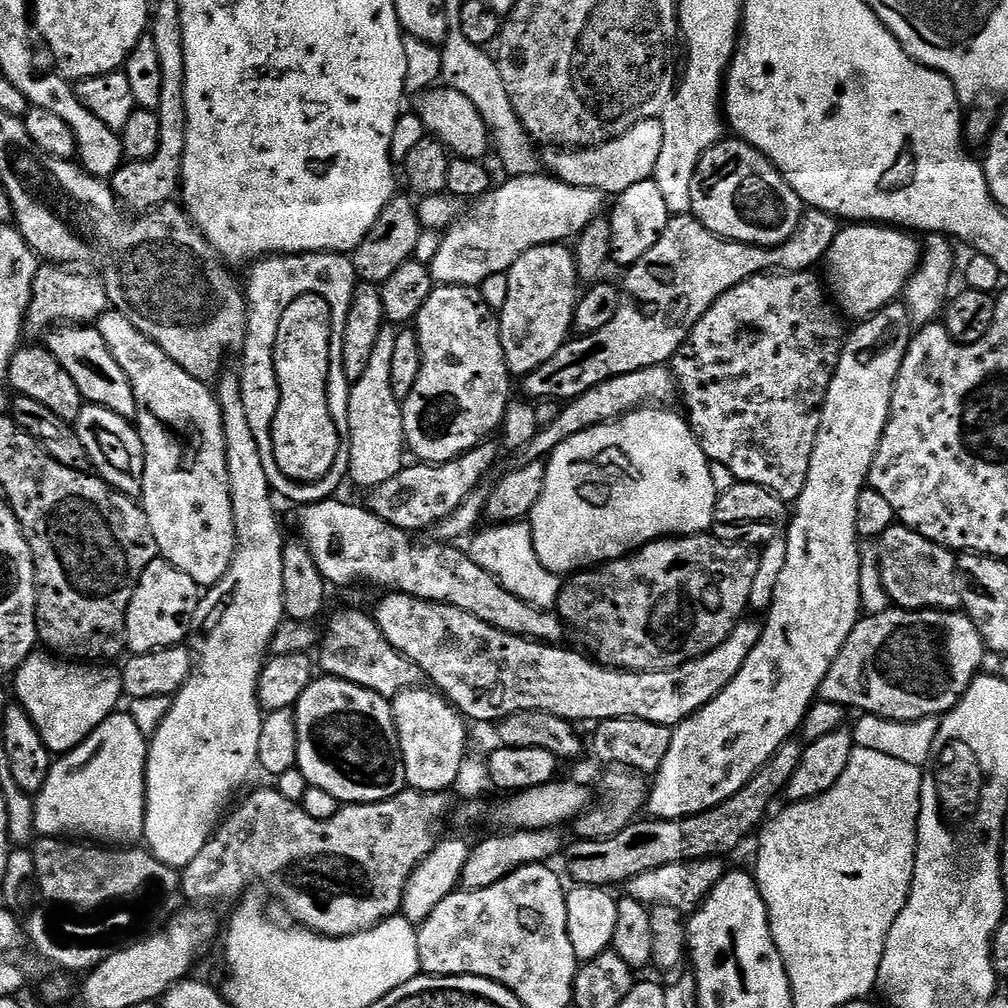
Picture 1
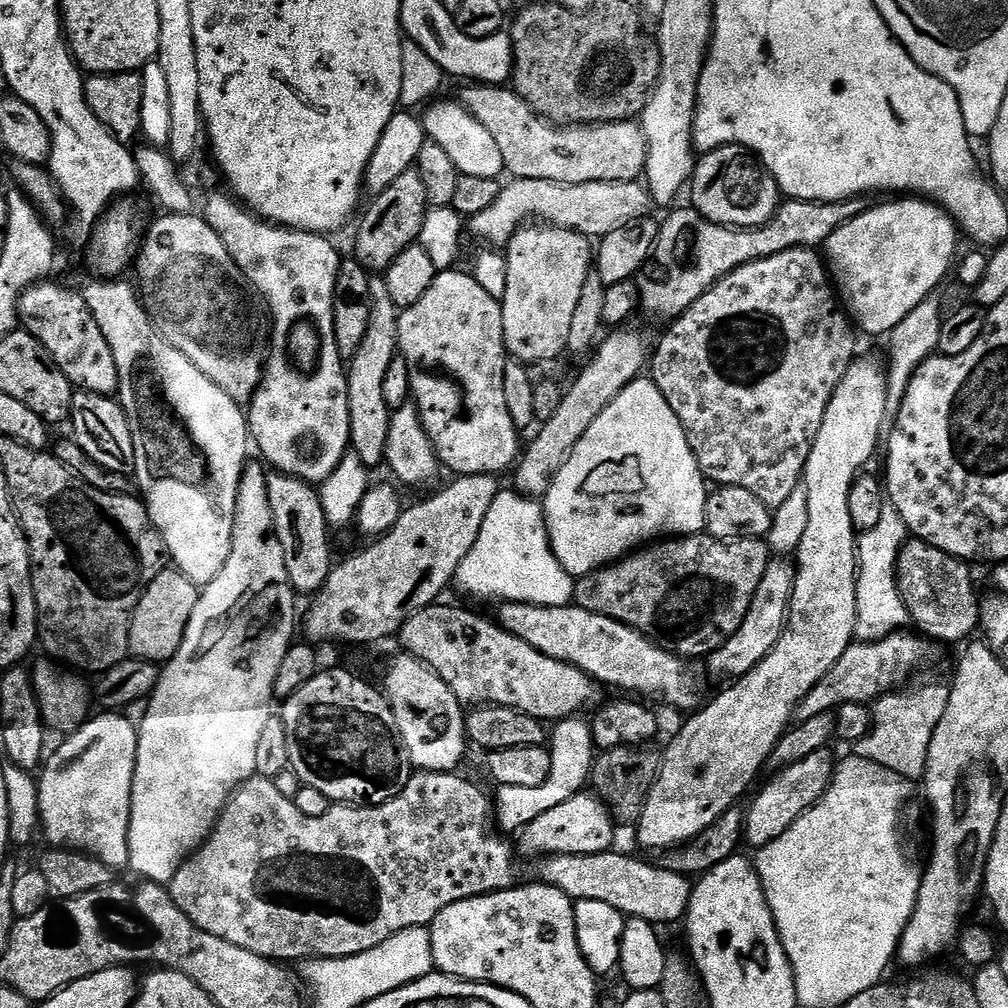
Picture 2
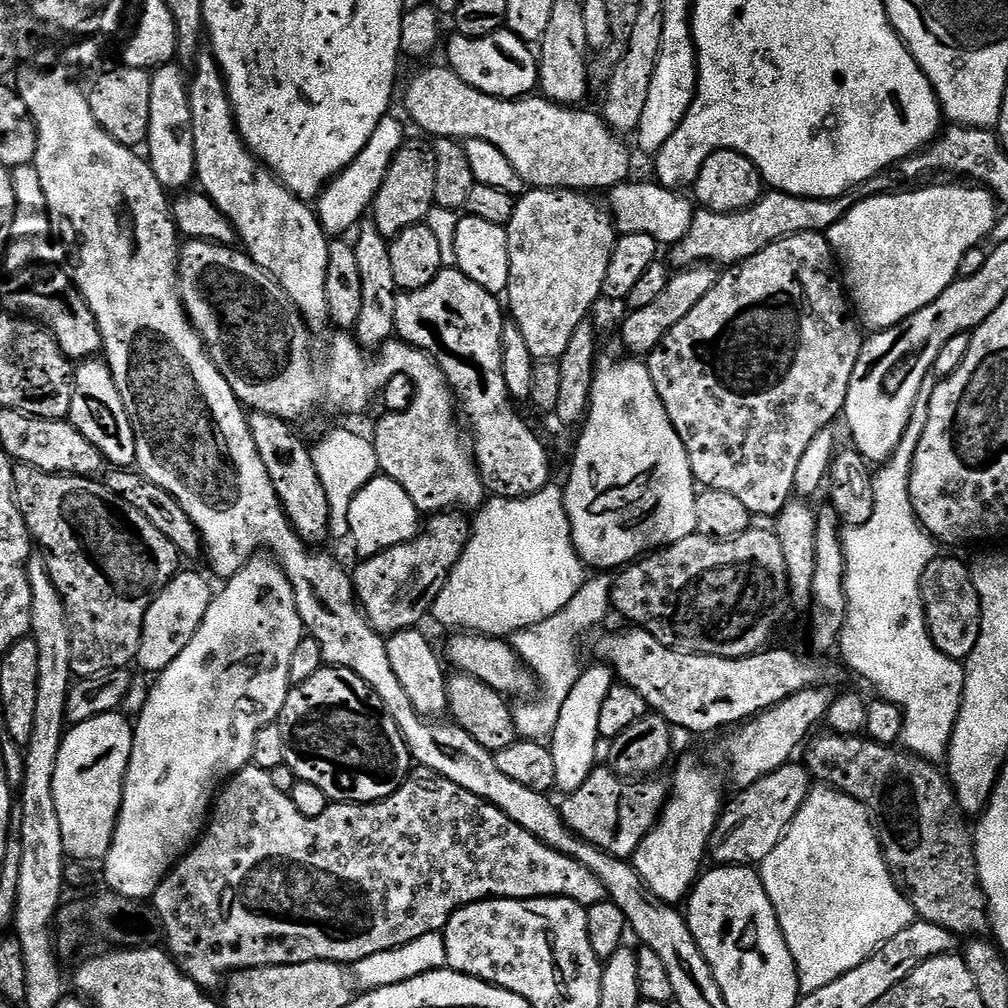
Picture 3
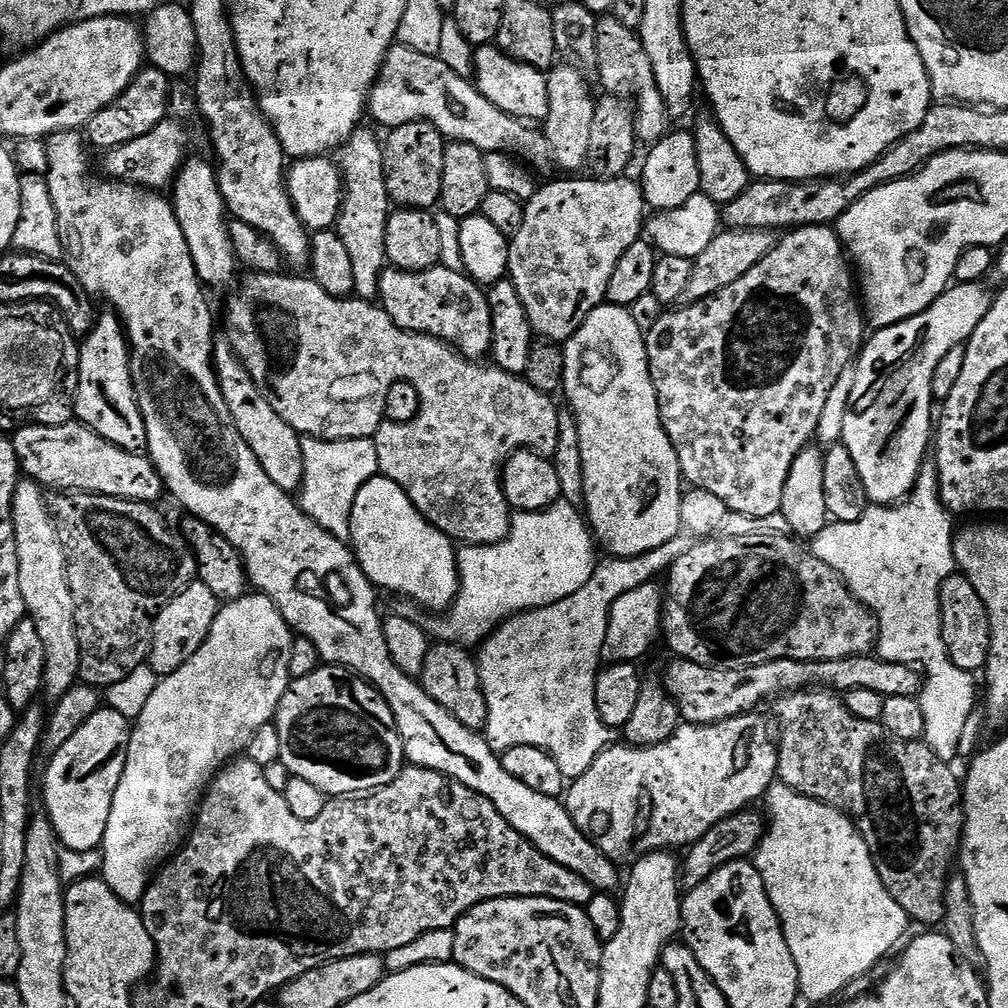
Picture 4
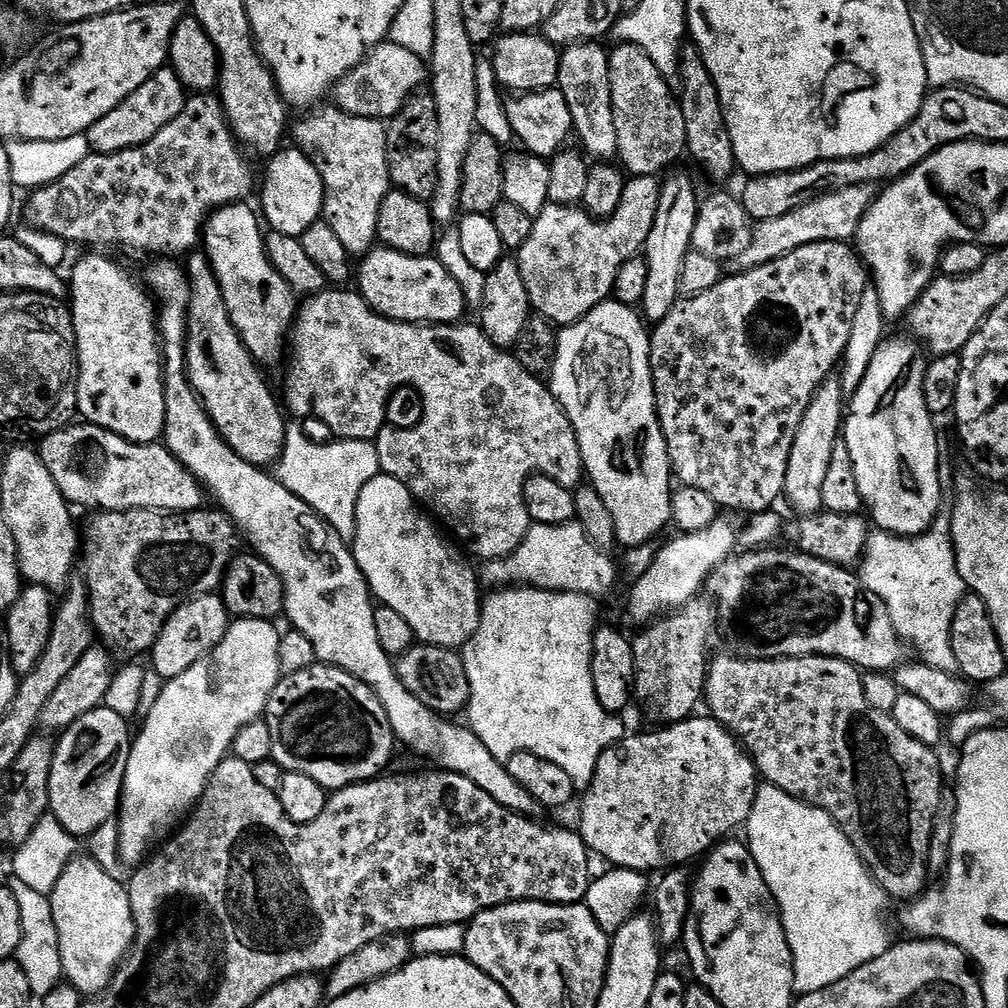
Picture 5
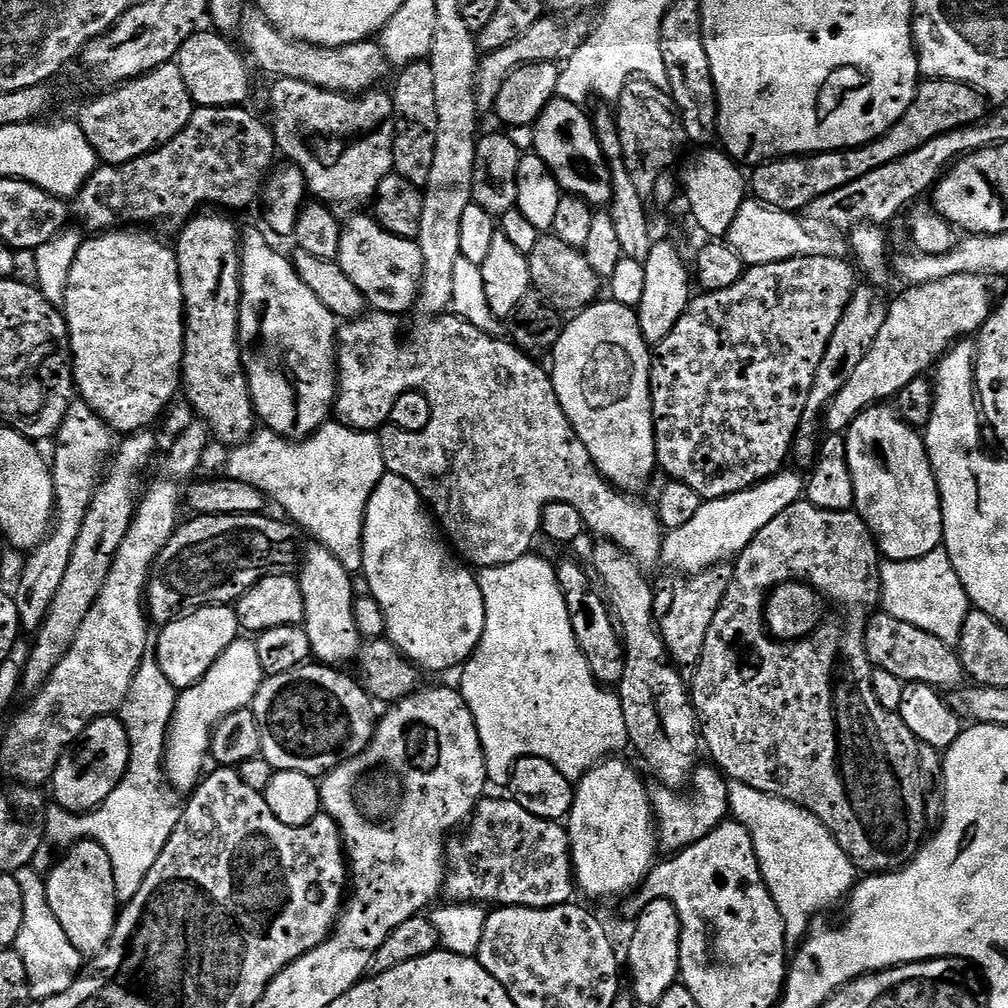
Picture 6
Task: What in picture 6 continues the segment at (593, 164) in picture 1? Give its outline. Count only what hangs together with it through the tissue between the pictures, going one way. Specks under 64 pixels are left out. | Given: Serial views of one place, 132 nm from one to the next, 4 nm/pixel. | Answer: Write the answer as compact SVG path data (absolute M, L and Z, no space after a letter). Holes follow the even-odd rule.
M260 10L249 11L244 17L242 37L248 43L247 53L264 72L281 80L301 80L331 92L363 94L381 87L388 76L390 65L386 54L375 39L360 40L341 48L319 48L317 44L306 44L292 40L286 33L278 31Z

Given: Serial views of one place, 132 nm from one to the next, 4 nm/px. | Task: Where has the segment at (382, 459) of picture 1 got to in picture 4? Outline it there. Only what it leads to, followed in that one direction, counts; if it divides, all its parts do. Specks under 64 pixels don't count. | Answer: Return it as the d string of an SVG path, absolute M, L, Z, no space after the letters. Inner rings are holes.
M367 126L356 129L356 133L344 143L338 152L340 175L344 181L344 201L336 219L334 231L342 238L346 251L350 254L350 262L354 273L355 295L361 300L375 301L380 295L380 279L385 268L389 267L386 254L386 222L394 205L388 199L386 190L386 174L384 173L384 145L381 137L376 137Z

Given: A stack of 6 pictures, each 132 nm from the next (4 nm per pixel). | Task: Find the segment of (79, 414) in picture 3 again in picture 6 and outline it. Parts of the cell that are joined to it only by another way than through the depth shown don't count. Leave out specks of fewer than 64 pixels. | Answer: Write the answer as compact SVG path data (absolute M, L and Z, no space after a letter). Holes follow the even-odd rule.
M113 230L93 235L92 240L85 239L81 243L78 254L74 258L74 266L70 266L70 278L66 282L66 294L62 311L68 323L68 337L72 340L72 375L76 378L76 391L79 399L90 406L104 419L104 423L116 434L142 432L153 427L152 423L168 408L168 403L175 398L176 392L182 388L182 369L184 366L184 295L182 282L178 274L176 249L171 243L163 244L152 230Z

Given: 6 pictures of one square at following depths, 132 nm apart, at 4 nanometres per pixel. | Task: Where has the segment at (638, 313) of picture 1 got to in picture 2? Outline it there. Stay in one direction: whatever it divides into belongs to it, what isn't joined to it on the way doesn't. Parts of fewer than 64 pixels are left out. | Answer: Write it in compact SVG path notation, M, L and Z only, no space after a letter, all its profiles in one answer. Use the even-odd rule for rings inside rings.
M871 195L852 196L849 200L822 202L821 200L785 199L777 212L761 228L733 228L706 219L691 206L677 207L660 224L660 233L650 259L635 277L640 291L640 308L656 320L677 320L706 290L710 290L734 270L782 250L795 248L819 249L830 234L846 222L858 218L874 207Z

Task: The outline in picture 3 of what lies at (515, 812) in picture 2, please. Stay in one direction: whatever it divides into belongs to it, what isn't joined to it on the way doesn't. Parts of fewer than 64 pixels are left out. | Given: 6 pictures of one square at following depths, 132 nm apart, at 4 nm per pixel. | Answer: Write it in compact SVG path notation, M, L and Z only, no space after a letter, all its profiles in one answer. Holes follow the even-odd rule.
M596 662L593 668L585 667L581 671L578 682L574 682L574 690L562 702L562 714L558 714L558 726L554 726L550 737L550 747L554 758L554 774L556 788L561 793L577 792L590 778L593 768L597 767L596 743L601 743L602 737L598 730L598 718L602 714L602 701L610 694L614 683L614 673L607 664Z

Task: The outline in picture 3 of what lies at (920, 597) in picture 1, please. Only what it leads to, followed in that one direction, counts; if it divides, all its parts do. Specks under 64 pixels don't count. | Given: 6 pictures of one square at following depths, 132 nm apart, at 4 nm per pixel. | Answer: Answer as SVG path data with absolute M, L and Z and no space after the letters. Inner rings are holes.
M937 555L936 559L930 562L930 566L926 566L920 579L920 589L924 617L934 646L938 646L938 650L942 650L942 654L946 654L952 660L967 661L978 643L978 634L982 626L982 606L978 590L972 581L971 567L952 556Z

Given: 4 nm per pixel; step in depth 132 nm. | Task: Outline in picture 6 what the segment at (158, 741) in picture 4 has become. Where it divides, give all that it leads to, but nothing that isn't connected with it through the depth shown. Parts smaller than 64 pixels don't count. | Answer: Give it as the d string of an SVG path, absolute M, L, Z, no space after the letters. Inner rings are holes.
M237 638L197 684L177 695L176 709L168 724L167 747L164 749L166 779L177 793L191 793L200 783L206 772L204 763L210 760L212 732L216 724L234 714L234 710L249 707L266 679L260 651L251 639L244 639L248 638Z

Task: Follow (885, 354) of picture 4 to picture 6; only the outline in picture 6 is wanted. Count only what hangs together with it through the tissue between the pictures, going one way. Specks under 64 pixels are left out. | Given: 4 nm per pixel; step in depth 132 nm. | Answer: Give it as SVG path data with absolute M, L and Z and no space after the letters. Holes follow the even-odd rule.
M877 406L867 408L862 414L858 414L858 418L854 418L854 422L847 430L846 439L848 441L850 474L854 478L854 494L856 495L854 508L866 522L866 526L872 531L872 535L876 537L876 547L880 549L881 557L885 561L926 558L926 554L930 554L936 548L941 547L944 543L944 515L942 514L942 506L940 505L940 491L936 485L936 475L932 473L932 467L928 461L928 447L924 445L923 435L917 429L910 427L897 414L895 407Z

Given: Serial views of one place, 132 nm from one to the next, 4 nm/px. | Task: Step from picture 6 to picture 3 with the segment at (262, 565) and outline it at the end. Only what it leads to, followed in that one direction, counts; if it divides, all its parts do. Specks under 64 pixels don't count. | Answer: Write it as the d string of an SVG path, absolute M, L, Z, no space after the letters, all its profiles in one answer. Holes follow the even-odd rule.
M16 464L12 470L12 486L16 490L16 505L20 507L20 512L24 515L28 535L39 547L40 544L44 547L44 550L42 550L44 564L48 568L54 586L57 587L58 594L61 595L62 602L65 604L65 613L68 615L70 630L72 674L76 678L102 674L106 670L128 668L135 661L142 642L142 626L146 618L146 610L150 610L154 598L175 578L177 572L181 571L182 568L180 551L146 519L146 514L134 510L134 506L130 506L130 502L118 498L118 494L111 492L103 483L95 484L96 482L95 479L86 476L59 476L56 472L43 472L29 464Z

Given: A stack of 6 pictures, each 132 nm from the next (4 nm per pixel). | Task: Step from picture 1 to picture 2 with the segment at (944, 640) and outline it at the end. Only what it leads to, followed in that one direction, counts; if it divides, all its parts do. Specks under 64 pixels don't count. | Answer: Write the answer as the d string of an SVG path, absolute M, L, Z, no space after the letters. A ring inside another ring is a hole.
M901 630L881 640L852 643L846 654L842 654L842 658L838 658L832 669L812 687L810 694L802 698L794 713L795 719L814 718L814 714L832 712L843 704L868 704L887 696L889 692L903 689L909 683L907 680L911 678L912 672L918 671L927 662L930 647L923 635L911 636L910 633Z

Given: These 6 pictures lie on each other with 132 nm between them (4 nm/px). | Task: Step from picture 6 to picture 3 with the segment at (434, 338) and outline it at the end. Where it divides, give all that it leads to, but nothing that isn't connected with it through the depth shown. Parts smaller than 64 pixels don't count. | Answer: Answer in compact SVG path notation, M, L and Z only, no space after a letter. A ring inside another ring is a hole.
M201 240L187 241L180 249L180 265L176 276L180 279L180 301L184 303L184 313L202 338L222 378L230 382L230 390L234 390L245 409L274 414L289 422L297 422L303 416L310 415L322 404L330 412L360 414L375 397L377 399L383 393L386 383L394 378L396 370L400 370L414 384L414 401L404 411L383 413L372 433L381 473L398 482L422 514L468 510L464 508L476 510L485 503L484 483L476 469L473 453L465 437L463 440L456 422L456 403L452 389L448 387L440 367L427 352L393 338L381 345L378 352L380 356L370 363L365 349L361 348L353 335L338 332L332 340L326 364L314 366L313 333L308 327L308 321L288 297L286 290L282 290L282 286L278 286L267 272L262 271L248 257L247 252Z

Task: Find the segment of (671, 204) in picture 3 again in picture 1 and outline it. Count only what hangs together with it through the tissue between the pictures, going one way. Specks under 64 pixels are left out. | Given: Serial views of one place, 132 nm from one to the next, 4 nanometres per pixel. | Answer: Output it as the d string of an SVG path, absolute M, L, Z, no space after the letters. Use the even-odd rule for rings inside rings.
M551 174L514 176L503 182L505 184L497 183L492 191L475 205L476 220L459 219L443 233L438 254L434 254L430 265L433 285L475 288L494 274L505 274L514 266L514 262L518 262L522 254L526 254L526 250L543 244L568 242L579 236L580 232L586 230L586 226L590 226L592 220L601 215L600 207L605 200L601 193L592 188L570 186Z

